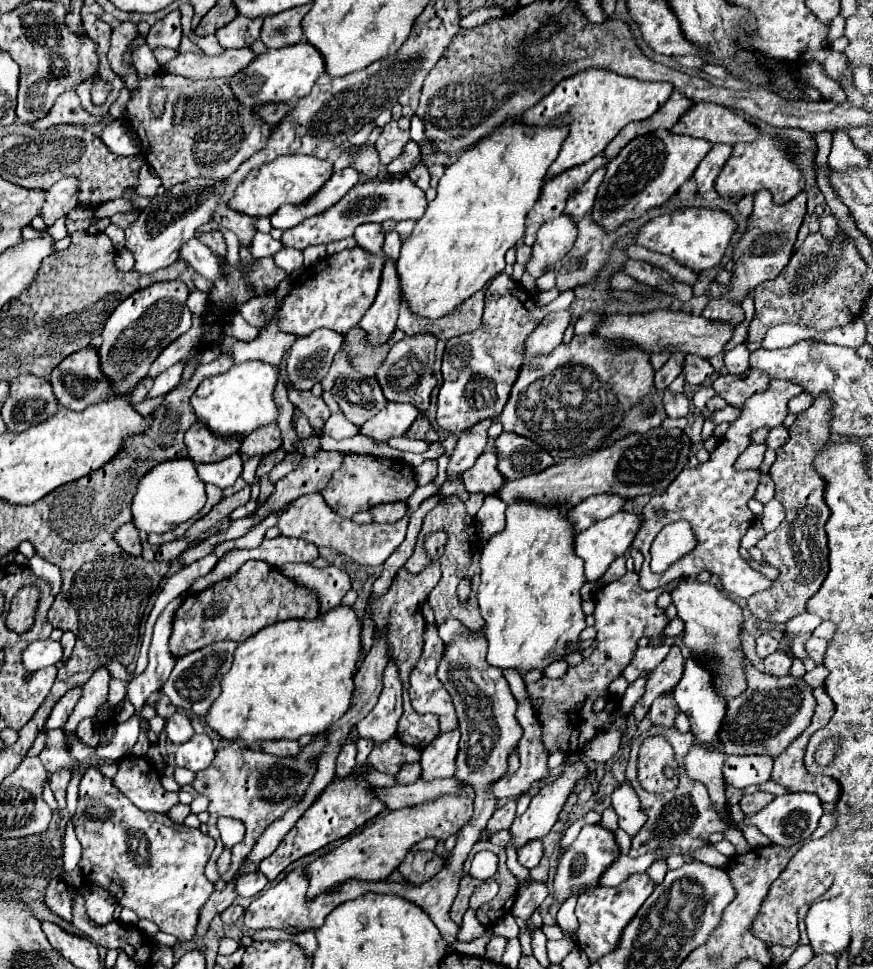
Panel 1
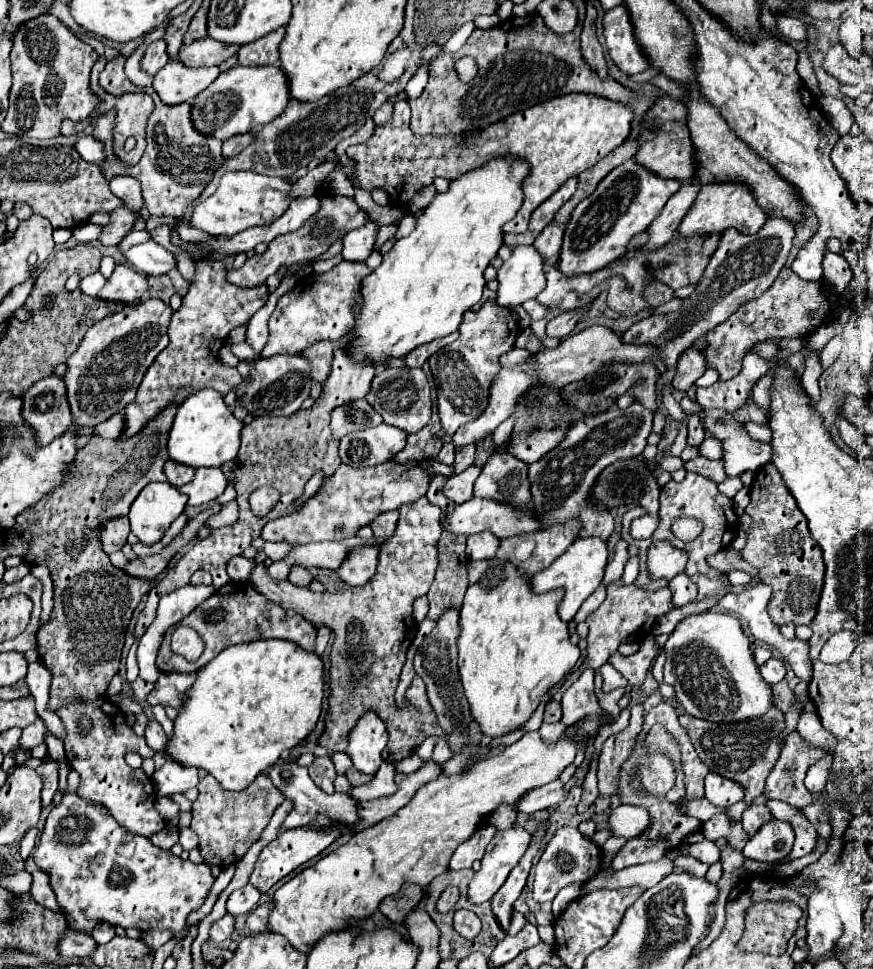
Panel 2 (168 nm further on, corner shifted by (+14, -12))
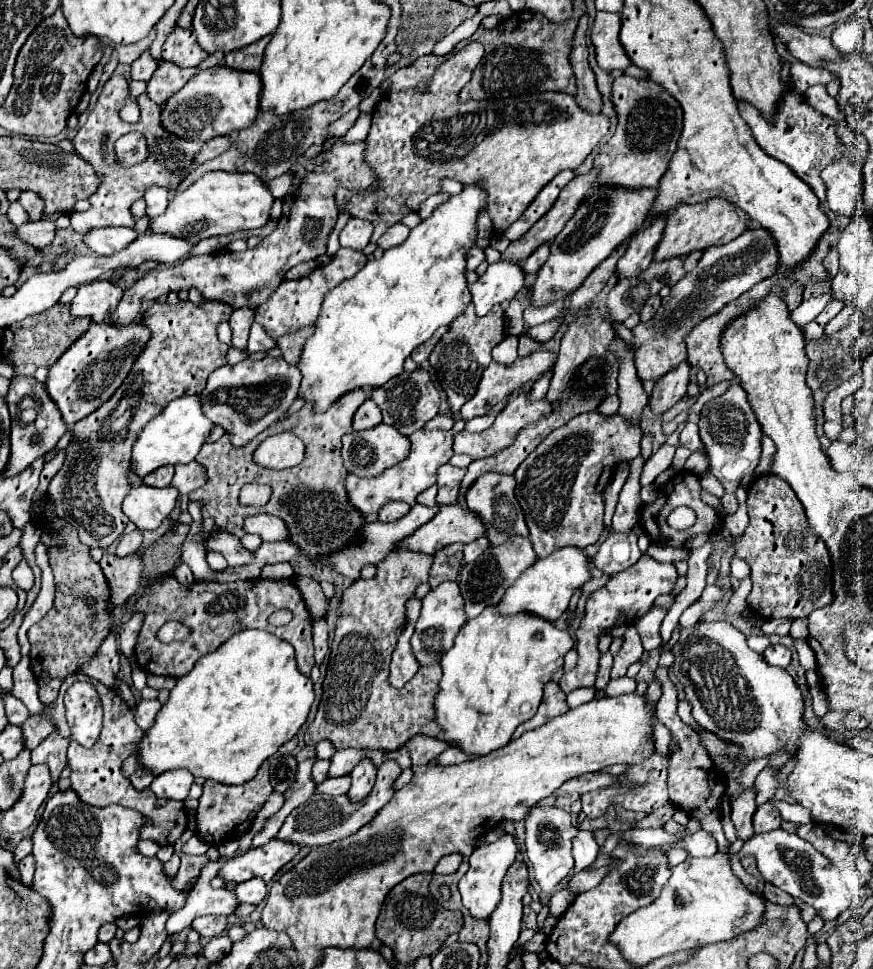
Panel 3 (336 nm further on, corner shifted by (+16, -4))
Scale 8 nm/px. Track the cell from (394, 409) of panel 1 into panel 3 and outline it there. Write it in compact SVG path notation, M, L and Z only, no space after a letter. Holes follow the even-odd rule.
M380 422L378 426L368 428L364 432L346 434L342 438L342 460L348 472L354 472L356 476L374 476L374 474L380 474L384 468L400 462L404 456L408 456L408 448L410 448L408 436L400 434L390 424Z

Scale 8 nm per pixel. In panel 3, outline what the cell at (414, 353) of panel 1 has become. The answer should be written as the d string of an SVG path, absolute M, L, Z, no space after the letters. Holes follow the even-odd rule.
M416 368L414 372L402 372L392 380L388 380L384 386L372 388L370 398L380 406L384 422L396 426L404 436L422 430L422 426L438 414L438 406L440 406L440 394L434 388L430 374L424 368Z

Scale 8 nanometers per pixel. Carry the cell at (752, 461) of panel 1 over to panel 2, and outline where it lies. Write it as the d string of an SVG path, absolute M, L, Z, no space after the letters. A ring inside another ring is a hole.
M726 478L724 482L720 482L720 484L718 484L720 494L724 494L724 496L728 496L728 498L732 498L740 488L742 488L740 478Z

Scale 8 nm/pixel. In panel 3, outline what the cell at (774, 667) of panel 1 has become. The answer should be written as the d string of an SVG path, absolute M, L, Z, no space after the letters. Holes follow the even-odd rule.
M768 646L764 650L764 660L770 664L770 666L778 666L778 668L786 668L790 664L790 650L786 646Z

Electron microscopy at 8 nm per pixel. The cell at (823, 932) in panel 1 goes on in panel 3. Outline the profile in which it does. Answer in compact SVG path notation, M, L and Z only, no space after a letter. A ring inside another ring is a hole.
M782 828L764 832L764 834L754 834L752 838L748 838L744 842L738 856L740 858L754 856L764 880L786 890L788 894L802 900L804 904L810 904L824 922L836 920L850 904L848 890L846 890L842 878L838 876L838 870L830 864L830 860L826 856L816 852L812 844L804 842L796 834L790 834Z

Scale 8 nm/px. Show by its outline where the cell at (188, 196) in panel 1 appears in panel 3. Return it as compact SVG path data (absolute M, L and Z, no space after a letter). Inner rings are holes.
M94 280L78 286L78 294L70 304L72 316L90 316L92 322L102 322L118 308L124 290L108 280Z

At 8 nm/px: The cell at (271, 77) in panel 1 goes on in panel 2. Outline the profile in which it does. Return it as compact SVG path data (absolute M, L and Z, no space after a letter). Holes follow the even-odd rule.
M234 66L222 72L202 94L198 94L192 102L192 124L204 136L214 136L216 140L228 140L236 134L252 132L276 116L290 102L288 80L278 66L266 68L248 68Z

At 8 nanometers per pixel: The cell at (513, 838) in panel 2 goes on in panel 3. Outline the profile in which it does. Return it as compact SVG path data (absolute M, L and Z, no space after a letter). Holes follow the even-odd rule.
M504 834L496 842L484 844L482 848L472 852L470 870L458 882L458 890L462 894L462 904L472 912L474 918L488 918L494 912L494 908L498 906L498 902L500 902L500 884L502 884L502 878L506 876L506 870L514 862L516 852L518 852L518 846L516 846L514 834Z

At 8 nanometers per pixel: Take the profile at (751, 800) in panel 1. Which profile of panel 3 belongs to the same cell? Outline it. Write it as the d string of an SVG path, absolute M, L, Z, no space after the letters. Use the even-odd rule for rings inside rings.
M760 804L754 812L754 830L756 832L770 832L772 828L780 828L782 824L782 818L780 818L780 812L770 804Z

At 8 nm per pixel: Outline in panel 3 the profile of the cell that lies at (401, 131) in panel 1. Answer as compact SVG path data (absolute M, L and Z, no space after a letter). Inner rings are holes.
M468 42L462 50L458 50L454 56L450 56L444 64L440 64L440 68L436 70L436 76L432 80L432 84L428 86L428 90L412 90L412 92L388 92L376 106L374 114L372 114L372 128L370 128L370 134L366 138L366 150L364 150L364 162L376 172L376 182L378 186L374 190L336 190L336 202L338 202L338 208L340 212L342 210L348 210L354 218L364 218L364 220L370 220L374 224L374 234L372 234L372 242L376 242L392 224L400 222L400 218L408 212L418 212L420 204L430 196L430 194L436 194L440 192L438 184L444 176L448 178L454 178L462 184L472 184L472 182L484 182L482 186L488 190L488 214L492 218L492 224L494 224L494 232L502 234L512 222L516 222L522 212L530 206L530 202L536 198L536 194L562 170L576 170L586 158L588 154L598 146L598 142L602 138L608 136L608 130L610 130L610 118L602 112L598 114L592 114L588 110L584 110L578 102L576 102L576 96L572 94L564 94L564 92L534 92L534 94L528 94L528 96L516 96L516 98L504 98L504 100L484 100L484 102L460 102L458 100L458 92L466 85L470 80L474 69L478 65L480 58L482 58L482 46L478 42Z

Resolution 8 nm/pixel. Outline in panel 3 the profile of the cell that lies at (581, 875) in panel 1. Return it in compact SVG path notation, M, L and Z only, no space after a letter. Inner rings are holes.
M536 806L526 818L526 854L534 868L534 878L542 892L552 894L558 884L570 876L574 856L572 856L572 838L580 832L576 824L572 824L572 816L560 808L552 806Z

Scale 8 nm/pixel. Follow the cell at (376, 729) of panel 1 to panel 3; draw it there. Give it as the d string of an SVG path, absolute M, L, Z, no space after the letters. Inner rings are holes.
M364 756L360 760L360 764L352 770L350 776L352 776L352 788L348 790L348 796L350 796L350 800L360 800L360 798L368 796L368 792L374 786L376 766L368 756Z

